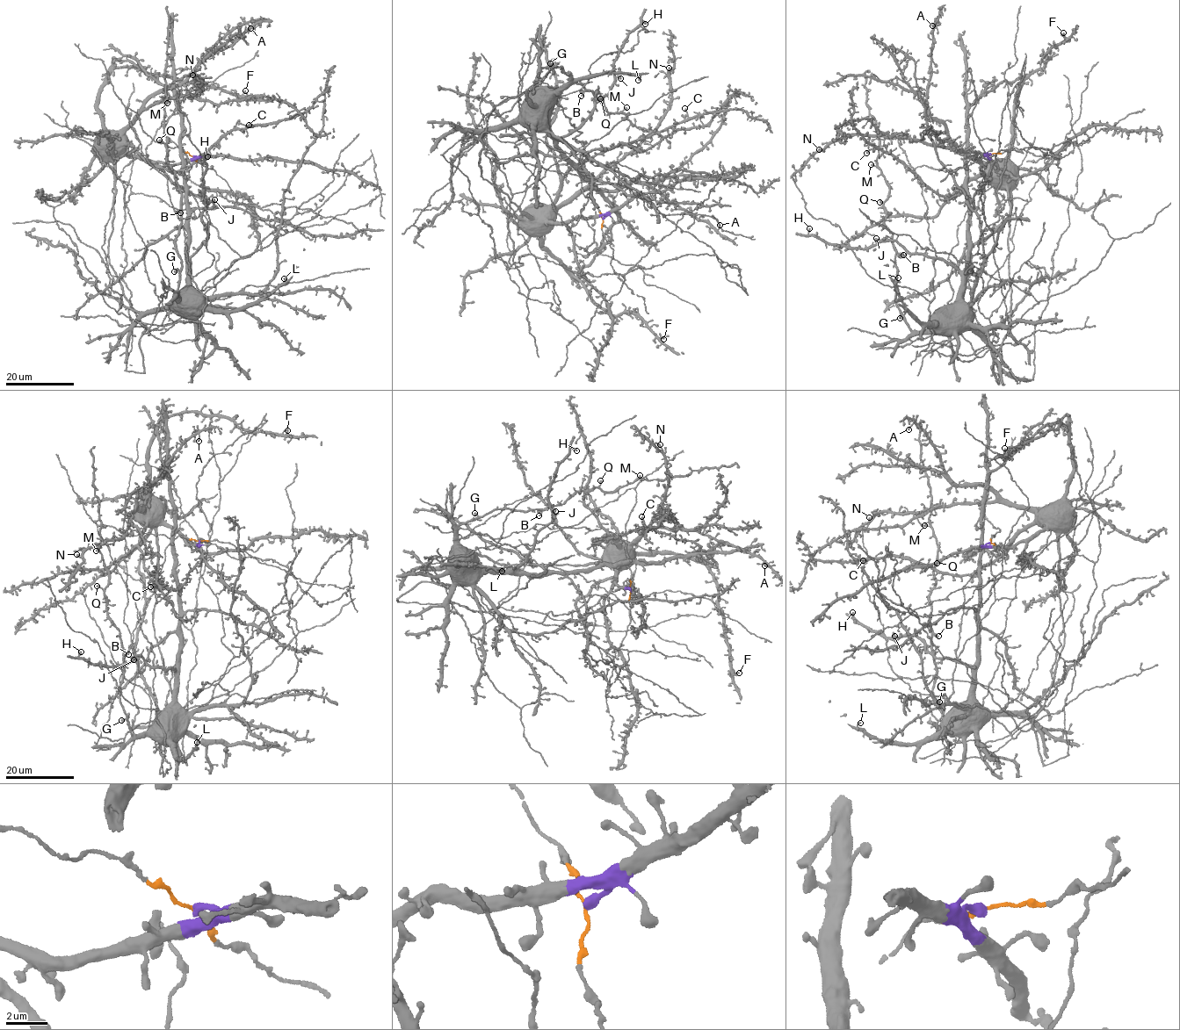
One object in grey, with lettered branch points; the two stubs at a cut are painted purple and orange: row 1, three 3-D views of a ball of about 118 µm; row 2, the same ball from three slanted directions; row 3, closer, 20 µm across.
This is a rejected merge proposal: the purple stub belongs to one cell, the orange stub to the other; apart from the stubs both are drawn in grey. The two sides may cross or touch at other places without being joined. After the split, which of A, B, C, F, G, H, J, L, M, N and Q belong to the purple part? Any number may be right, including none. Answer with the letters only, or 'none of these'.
A, C, F, N

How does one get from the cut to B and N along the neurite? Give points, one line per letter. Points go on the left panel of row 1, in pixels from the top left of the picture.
B: (193, 156), (151, 139), (125, 109), (142, 154), (167, 178), (181, 220), (200, 292), (181, 299), (180, 212)
N: (193, 156), (150, 163), (129, 154), (124, 140), (126, 128), (155, 104), (200, 88), (202, 78), (192, 75)

